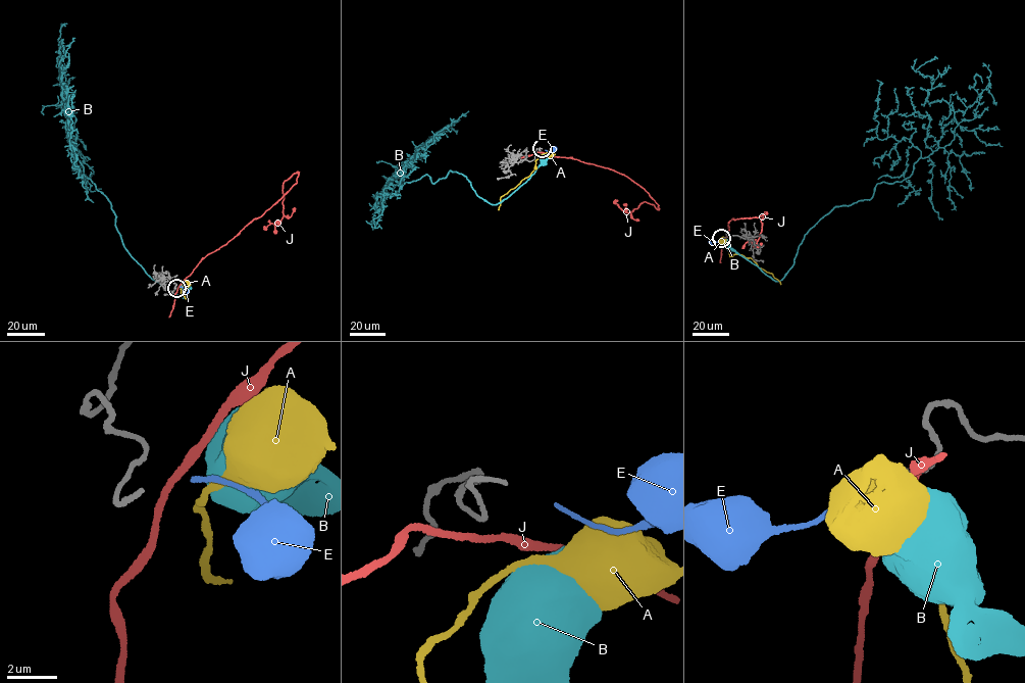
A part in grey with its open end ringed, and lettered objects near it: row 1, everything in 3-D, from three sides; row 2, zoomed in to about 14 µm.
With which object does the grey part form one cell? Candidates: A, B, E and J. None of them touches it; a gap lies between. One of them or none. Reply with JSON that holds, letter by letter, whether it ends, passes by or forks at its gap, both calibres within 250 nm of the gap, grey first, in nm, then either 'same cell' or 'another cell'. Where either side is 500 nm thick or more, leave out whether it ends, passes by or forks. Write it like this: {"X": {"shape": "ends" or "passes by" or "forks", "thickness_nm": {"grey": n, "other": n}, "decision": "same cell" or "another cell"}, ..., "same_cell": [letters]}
{"A": {"shape": "passes by", "thickness_nm": {"grey": 170, "other": 300}, "decision": "another cell"}, "B": {"thickness_nm": {"grey": 170, "other": 1050}, "decision": "another cell"}, "E": {"shape": "ends", "thickness_nm": {"grey": 170, "other": 160}, "decision": "same cell"}, "J": {"shape": "passes by", "thickness_nm": {"grey": 170, "other": 280}, "decision": "another cell"}, "same_cell": ["E"]}

